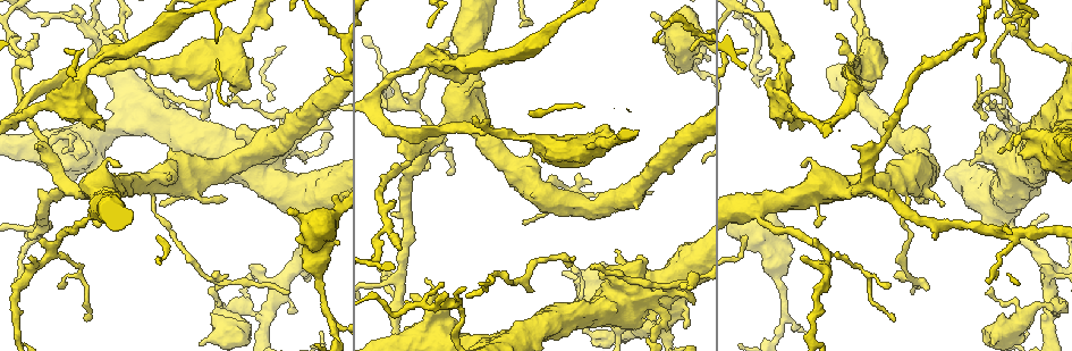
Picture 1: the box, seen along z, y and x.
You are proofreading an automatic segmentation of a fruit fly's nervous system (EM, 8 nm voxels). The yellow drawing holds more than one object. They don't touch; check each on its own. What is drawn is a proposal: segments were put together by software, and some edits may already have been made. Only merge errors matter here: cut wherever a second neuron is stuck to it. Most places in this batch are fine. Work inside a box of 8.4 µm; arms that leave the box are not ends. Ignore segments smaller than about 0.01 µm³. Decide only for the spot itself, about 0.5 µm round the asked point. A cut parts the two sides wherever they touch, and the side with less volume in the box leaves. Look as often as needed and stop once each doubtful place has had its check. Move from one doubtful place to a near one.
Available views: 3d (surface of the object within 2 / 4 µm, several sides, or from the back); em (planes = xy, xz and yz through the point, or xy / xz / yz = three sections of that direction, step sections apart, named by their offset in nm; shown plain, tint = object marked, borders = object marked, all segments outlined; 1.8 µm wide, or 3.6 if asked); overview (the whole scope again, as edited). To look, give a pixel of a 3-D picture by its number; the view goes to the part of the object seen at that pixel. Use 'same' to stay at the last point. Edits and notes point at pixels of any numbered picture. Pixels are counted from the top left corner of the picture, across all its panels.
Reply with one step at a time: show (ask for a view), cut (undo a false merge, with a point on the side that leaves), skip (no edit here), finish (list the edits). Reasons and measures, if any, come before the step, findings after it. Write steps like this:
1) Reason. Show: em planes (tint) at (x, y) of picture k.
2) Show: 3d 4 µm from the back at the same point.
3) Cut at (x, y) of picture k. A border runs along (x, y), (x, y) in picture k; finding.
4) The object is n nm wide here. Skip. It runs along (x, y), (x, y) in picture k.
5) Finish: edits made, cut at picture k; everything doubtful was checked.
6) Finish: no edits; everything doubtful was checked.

Four arms meet. Show: em planes (tint) at (402, 294) of picture 1.

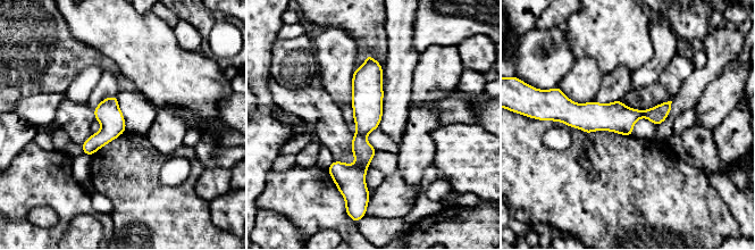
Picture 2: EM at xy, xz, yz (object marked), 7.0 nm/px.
Skip. It runs along (368, 58), (361, 190) in picture 2; all the same neuron.

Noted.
Sharp bend. Show: em planes (tint) at (450, 304) of picture 1.

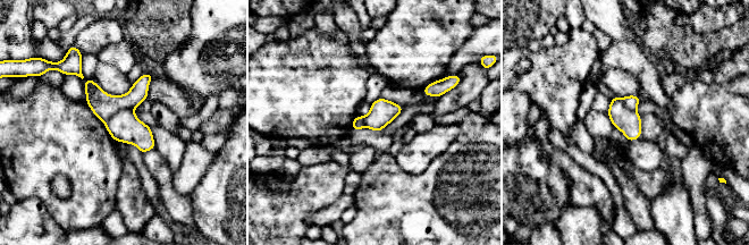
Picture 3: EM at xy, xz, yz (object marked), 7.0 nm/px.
Cut at (103, 106) of picture 3. A second neuron is stuck on.

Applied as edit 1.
Narrows sharply. Show: em planes (borders) at (1049, 316) of picture 1.

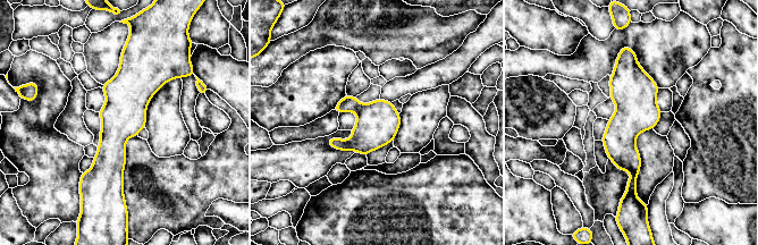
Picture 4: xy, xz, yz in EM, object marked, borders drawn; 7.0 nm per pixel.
The object is 300 nm wide here. Skip. It runs along (128, 55), (114, 135), (117, 191) in picture 4; one neuron here.

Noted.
Finish: edits made, cut at picture 3; everything doubtful was checked.

